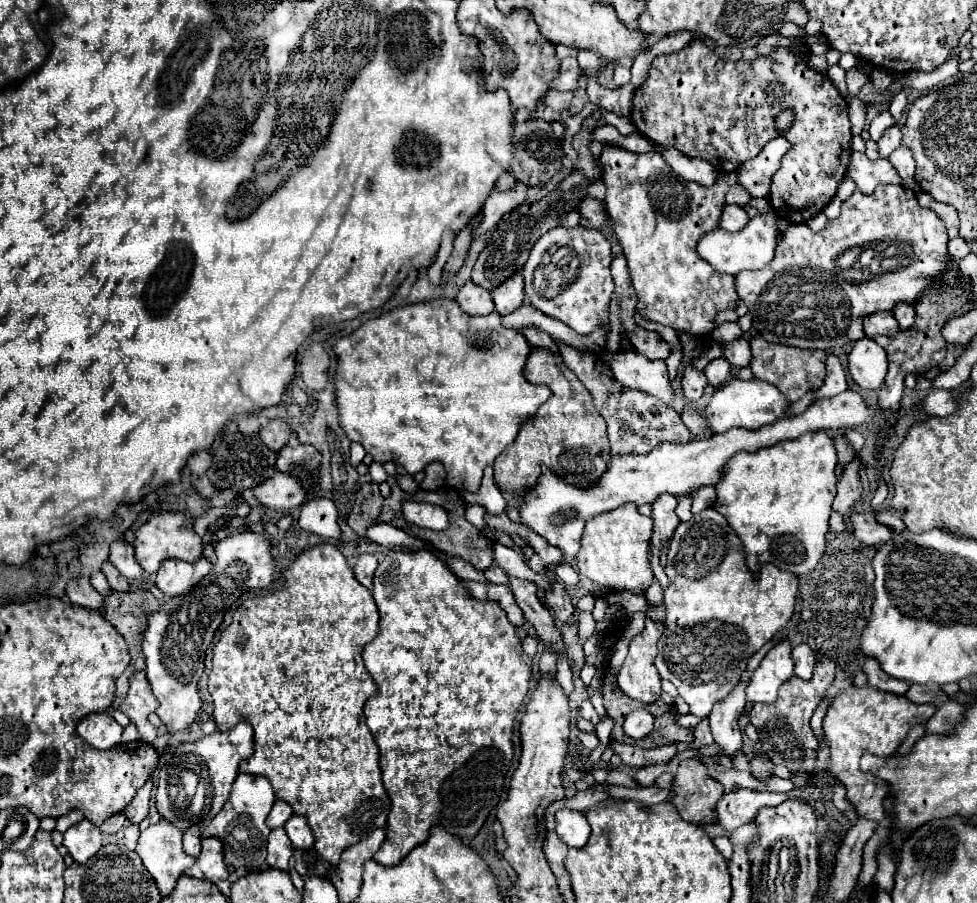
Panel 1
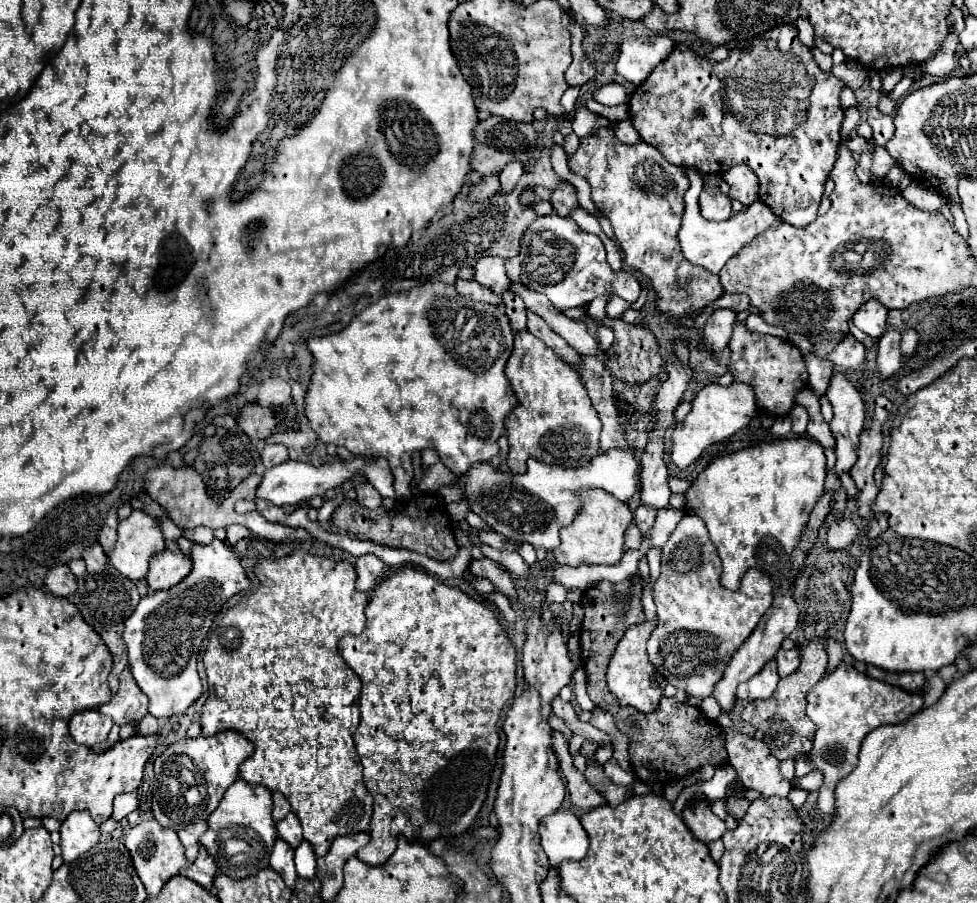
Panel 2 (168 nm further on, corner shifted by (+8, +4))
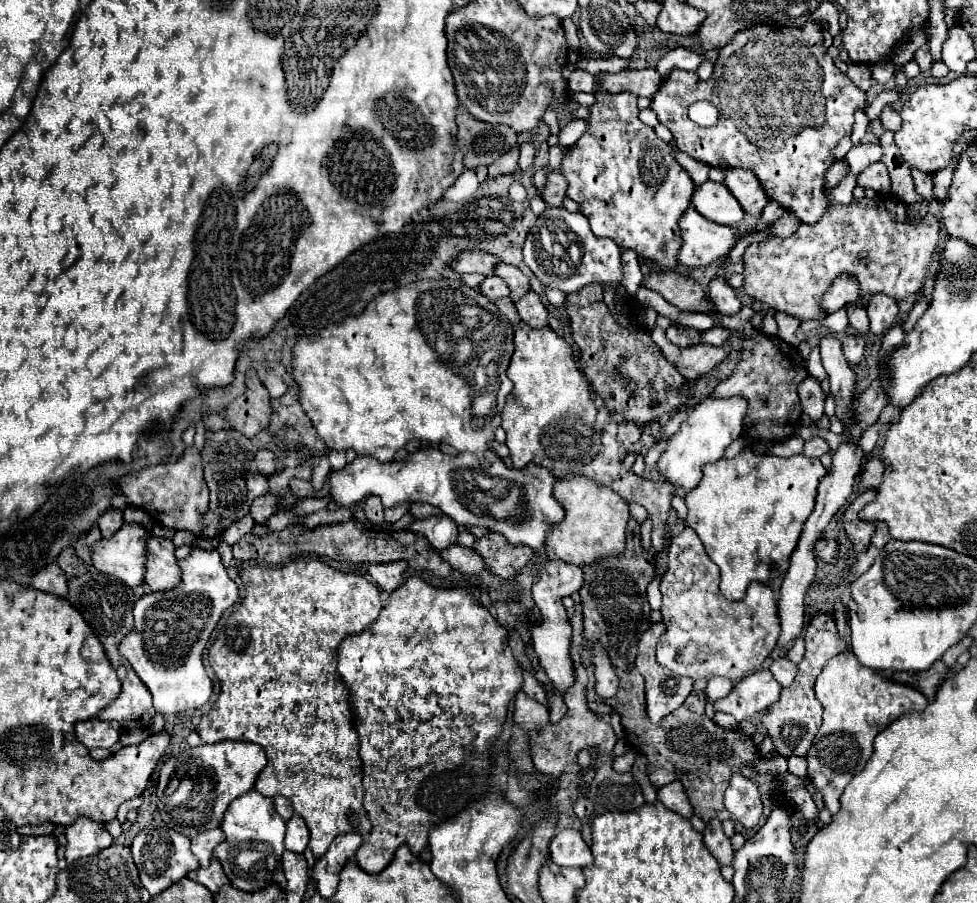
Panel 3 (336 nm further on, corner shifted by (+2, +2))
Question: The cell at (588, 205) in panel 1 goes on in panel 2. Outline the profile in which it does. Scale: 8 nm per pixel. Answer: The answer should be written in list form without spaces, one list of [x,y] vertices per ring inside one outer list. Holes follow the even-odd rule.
[[[563,182],[559,188],[555,188],[551,196],[551,204],[559,216],[571,216],[571,212],[579,208],[575,186],[569,182]]]

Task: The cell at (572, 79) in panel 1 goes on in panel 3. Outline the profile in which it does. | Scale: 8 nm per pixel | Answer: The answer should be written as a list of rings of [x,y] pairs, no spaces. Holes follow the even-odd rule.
[[[645,68],[645,70],[623,70],[619,74],[597,74],[595,84],[601,86],[607,92],[633,92],[637,96],[653,98],[655,90],[659,90],[663,78],[657,70]]]

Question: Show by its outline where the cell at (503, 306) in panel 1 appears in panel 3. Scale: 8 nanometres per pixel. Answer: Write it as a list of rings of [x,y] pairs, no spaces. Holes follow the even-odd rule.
[[[467,250],[467,254],[459,254],[459,258],[455,258],[455,262],[451,262],[451,270],[465,274],[465,272],[479,272],[483,276],[491,276],[495,270],[495,264],[499,262],[497,256],[489,254],[489,252],[481,252],[481,250]]]

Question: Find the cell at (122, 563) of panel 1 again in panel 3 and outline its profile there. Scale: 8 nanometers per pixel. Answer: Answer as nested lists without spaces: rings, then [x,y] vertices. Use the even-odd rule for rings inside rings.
[[[109,508],[105,510],[101,516],[99,516],[99,528],[101,528],[101,534],[103,538],[109,538],[113,536],[121,526],[123,526],[123,516],[121,516],[121,510],[117,508]]]

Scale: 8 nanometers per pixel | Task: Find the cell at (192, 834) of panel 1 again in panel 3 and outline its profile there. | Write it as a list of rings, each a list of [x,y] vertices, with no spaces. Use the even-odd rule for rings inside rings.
[[[207,830],[203,834],[197,834],[193,840],[191,840],[191,850],[193,854],[197,856],[199,864],[201,866],[209,866],[211,864],[211,858],[213,858],[213,848],[217,844],[221,844],[225,840],[225,834],[223,830]]]

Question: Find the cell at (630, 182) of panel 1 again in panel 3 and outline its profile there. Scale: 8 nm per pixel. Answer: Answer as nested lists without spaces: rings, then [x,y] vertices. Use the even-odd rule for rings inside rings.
[[[595,88],[593,94],[595,94],[597,102],[589,108],[591,112],[589,112],[589,118],[587,118],[587,130],[585,130],[585,134],[583,134],[583,136],[581,136],[571,148],[567,148],[567,154],[565,154],[563,162],[561,162],[561,174],[565,176],[565,180],[567,180],[567,184],[569,184],[569,188],[567,188],[567,196],[579,204],[579,210],[581,210],[581,214],[587,216],[589,226],[591,226],[591,230],[593,230],[595,236],[611,238],[611,240],[615,240],[615,244],[621,246],[621,250],[629,250],[629,248],[631,248],[631,250],[637,252],[639,258],[653,260],[653,262],[659,264],[661,268],[663,268],[663,266],[675,268],[675,266],[677,266],[677,258],[675,258],[675,254],[679,252],[679,240],[681,240],[677,220],[681,218],[681,214],[683,214],[683,212],[687,210],[687,206],[691,204],[691,196],[693,196],[695,184],[693,184],[691,176],[685,172],[685,168],[673,158],[673,154],[671,154],[671,150],[673,150],[671,144],[665,142],[665,140],[661,140],[661,138],[655,134],[653,128],[645,126],[645,124],[639,120],[639,116],[637,116],[637,114],[639,114],[639,108],[637,108],[637,96],[635,96],[635,94],[631,94],[631,92],[609,94],[609,92],[605,92],[603,88]]]

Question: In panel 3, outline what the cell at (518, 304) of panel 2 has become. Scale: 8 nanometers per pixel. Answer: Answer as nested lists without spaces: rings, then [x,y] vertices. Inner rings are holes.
[[[501,298],[501,300],[495,300],[495,306],[513,322],[513,324],[517,324],[519,322],[519,316],[517,316],[517,310],[515,310],[515,306],[513,306],[513,302],[511,302],[511,298]]]

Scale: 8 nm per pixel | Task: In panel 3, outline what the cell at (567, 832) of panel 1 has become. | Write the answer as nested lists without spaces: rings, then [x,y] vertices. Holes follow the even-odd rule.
[[[561,830],[549,844],[551,860],[559,866],[587,866],[593,862],[591,848],[583,842],[579,830]]]

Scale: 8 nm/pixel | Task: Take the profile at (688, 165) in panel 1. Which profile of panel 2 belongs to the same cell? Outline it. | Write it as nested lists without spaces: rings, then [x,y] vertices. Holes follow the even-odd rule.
[[[687,168],[685,170],[687,176],[689,176],[689,190],[685,192],[685,214],[683,214],[683,224],[681,224],[681,230],[679,230],[679,246],[681,246],[681,252],[683,256],[691,262],[691,264],[697,264],[697,266],[703,266],[707,268],[709,272],[717,274],[731,256],[735,256],[745,244],[753,242],[761,232],[765,232],[767,228],[771,228],[775,222],[777,222],[777,216],[771,212],[771,208],[763,202],[753,202],[751,206],[747,206],[745,210],[737,212],[733,218],[729,218],[727,222],[709,222],[701,216],[699,212],[699,194],[703,192],[703,176],[693,170],[693,168]]]

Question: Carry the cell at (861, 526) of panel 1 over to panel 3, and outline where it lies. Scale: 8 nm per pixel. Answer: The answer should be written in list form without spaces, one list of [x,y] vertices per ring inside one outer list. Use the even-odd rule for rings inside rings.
[[[819,540],[819,542],[815,542],[815,546],[813,546],[813,554],[815,554],[815,558],[817,560],[823,560],[823,562],[829,562],[831,558],[833,558],[833,554],[835,554],[835,548],[837,548],[837,540]]]

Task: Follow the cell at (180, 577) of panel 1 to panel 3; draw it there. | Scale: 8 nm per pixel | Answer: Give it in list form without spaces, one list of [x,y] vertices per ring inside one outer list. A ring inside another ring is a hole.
[[[151,534],[145,542],[145,550],[147,550],[145,584],[155,592],[175,588],[181,582],[181,578],[179,564],[173,556],[175,552],[173,542],[169,538],[157,538]]]

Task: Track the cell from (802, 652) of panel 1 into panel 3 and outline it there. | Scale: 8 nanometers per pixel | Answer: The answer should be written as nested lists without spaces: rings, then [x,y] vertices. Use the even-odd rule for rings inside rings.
[[[785,656],[785,658],[777,658],[771,662],[769,666],[771,674],[775,676],[775,680],[781,684],[781,686],[789,686],[797,674],[797,666]]]

